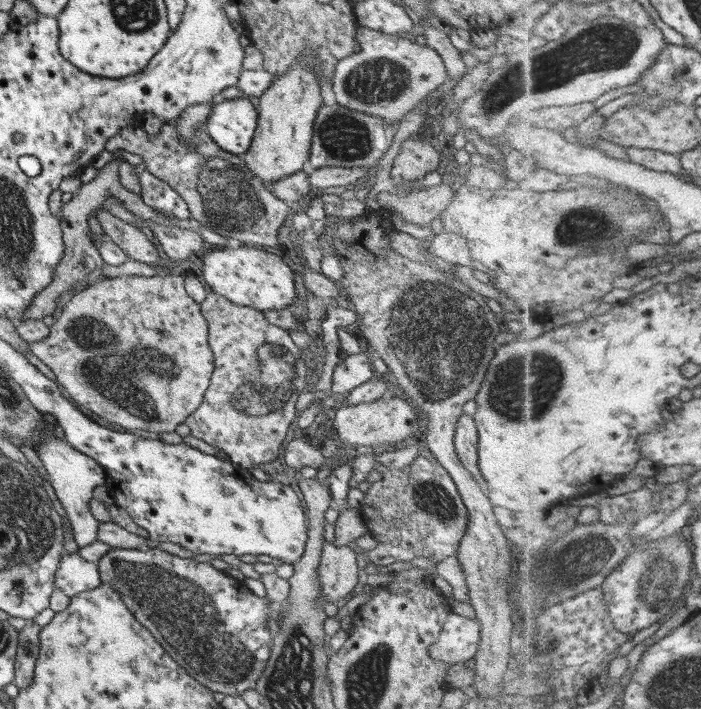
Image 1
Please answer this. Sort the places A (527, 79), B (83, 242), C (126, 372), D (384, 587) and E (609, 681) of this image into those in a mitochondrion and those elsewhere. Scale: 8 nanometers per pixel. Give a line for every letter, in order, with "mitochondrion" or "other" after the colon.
A: mitochondrion
B: other
C: mitochondrion
D: other
E: other

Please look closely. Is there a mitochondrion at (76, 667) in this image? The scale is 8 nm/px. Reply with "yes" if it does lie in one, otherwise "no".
no

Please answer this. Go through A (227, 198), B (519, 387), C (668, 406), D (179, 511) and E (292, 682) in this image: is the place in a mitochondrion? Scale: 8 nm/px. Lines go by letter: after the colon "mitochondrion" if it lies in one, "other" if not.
A: mitochondrion
B: mitochondrion
C: other
D: other
E: mitochondrion

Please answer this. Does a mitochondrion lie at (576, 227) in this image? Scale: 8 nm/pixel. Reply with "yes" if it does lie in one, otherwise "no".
yes

